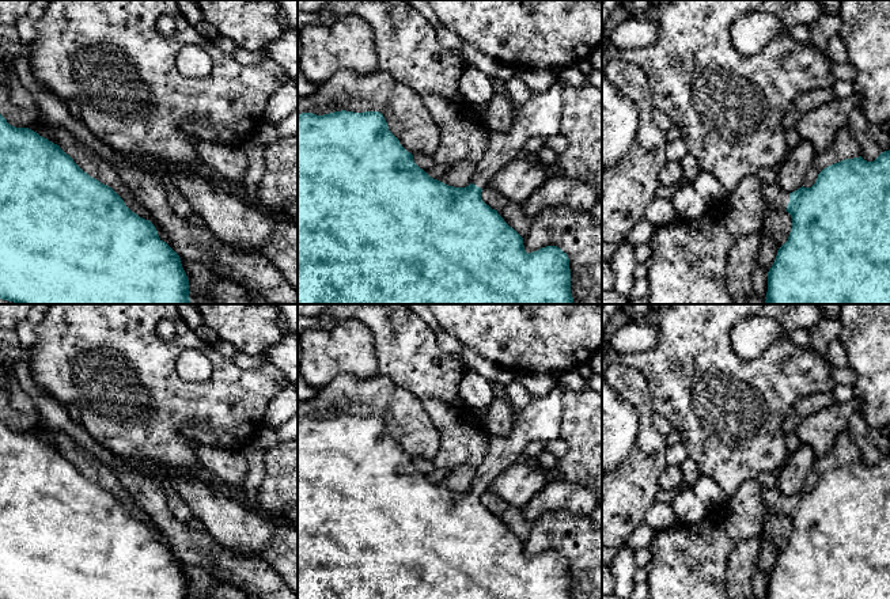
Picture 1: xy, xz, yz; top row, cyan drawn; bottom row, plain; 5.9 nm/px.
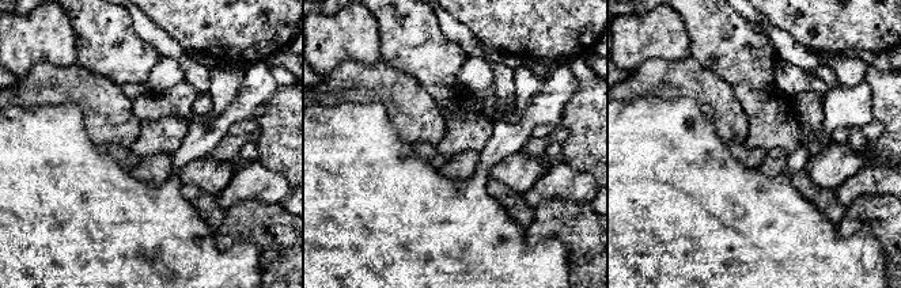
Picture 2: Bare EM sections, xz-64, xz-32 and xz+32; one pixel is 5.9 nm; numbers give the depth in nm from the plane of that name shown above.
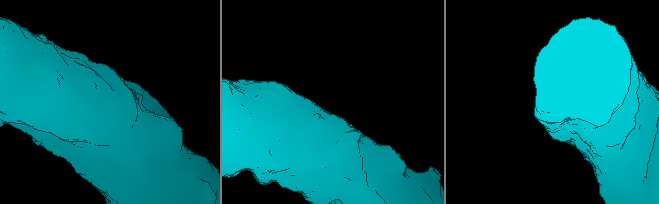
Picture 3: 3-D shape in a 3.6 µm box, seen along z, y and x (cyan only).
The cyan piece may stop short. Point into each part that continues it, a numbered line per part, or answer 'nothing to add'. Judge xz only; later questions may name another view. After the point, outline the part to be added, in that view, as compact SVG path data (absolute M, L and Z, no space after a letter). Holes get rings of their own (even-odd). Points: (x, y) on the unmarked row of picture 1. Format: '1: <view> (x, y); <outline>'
1: xz (540, 421); M557 383L546 397L534 399L520 412L508 437L491 437L486 456L476 467L471 488L484 493L500 473L523 459L530 444L558 439L563 410L564 387Z

